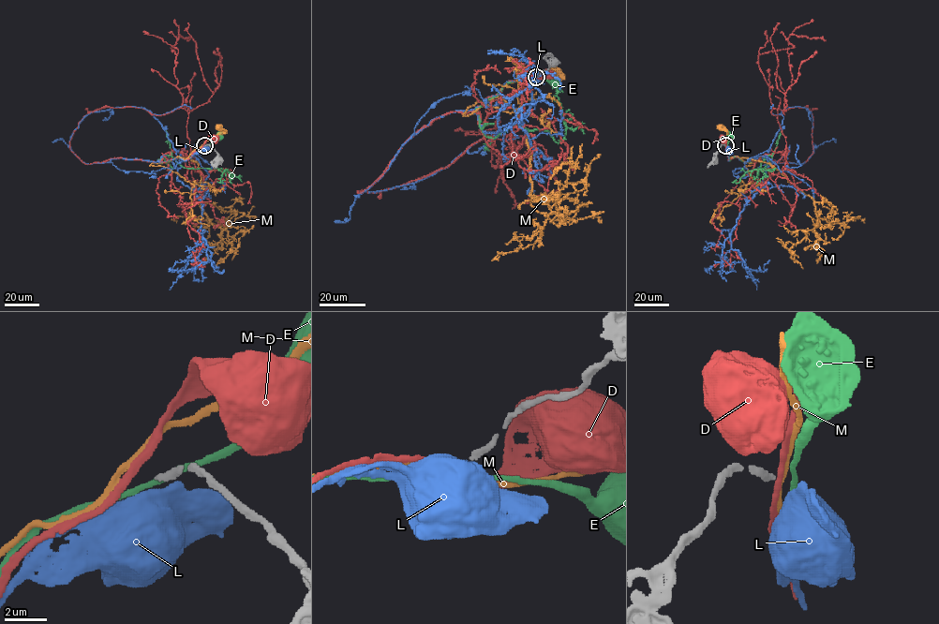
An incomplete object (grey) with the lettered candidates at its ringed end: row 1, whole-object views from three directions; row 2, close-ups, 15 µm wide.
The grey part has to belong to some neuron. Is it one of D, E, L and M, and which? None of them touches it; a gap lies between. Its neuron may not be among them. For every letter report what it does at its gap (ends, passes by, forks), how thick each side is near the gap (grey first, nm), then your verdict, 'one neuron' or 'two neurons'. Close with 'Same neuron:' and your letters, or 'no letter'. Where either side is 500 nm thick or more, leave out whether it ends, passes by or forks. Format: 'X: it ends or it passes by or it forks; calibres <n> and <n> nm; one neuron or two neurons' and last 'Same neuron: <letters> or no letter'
D: it passes by; calibres 280 and 320 nm; two neurons
E: it passes by; calibres 280 and 260 nm; two neurons
L: calibres 280 and 900 nm; two neurons
M: it passes by; calibres 280 and 280 nm; two neurons
Same neuron: no letter

